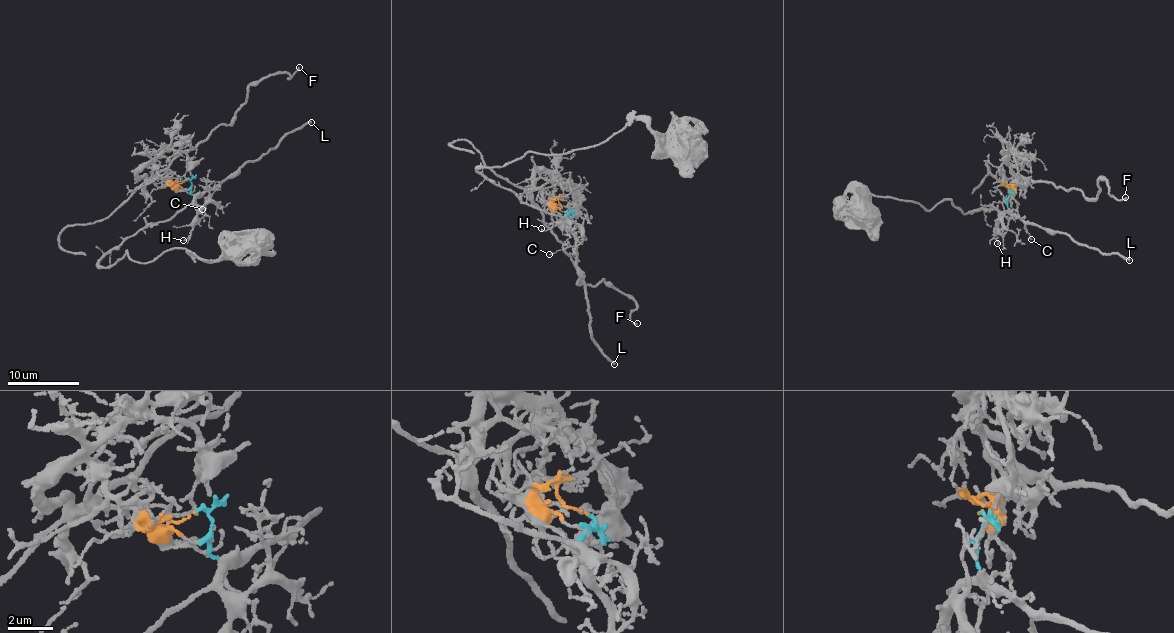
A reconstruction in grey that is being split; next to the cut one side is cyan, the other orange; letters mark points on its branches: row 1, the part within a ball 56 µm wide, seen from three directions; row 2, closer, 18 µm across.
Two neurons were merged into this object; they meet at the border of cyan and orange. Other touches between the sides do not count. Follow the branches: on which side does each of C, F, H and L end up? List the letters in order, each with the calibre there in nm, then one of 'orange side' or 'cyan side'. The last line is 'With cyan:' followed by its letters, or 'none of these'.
C: 80 nm | cyan side
F: 170 nm | orange side
H: 100 nm | cyan side
L: 240 nm | cyan side
With cyan: C, H, L

